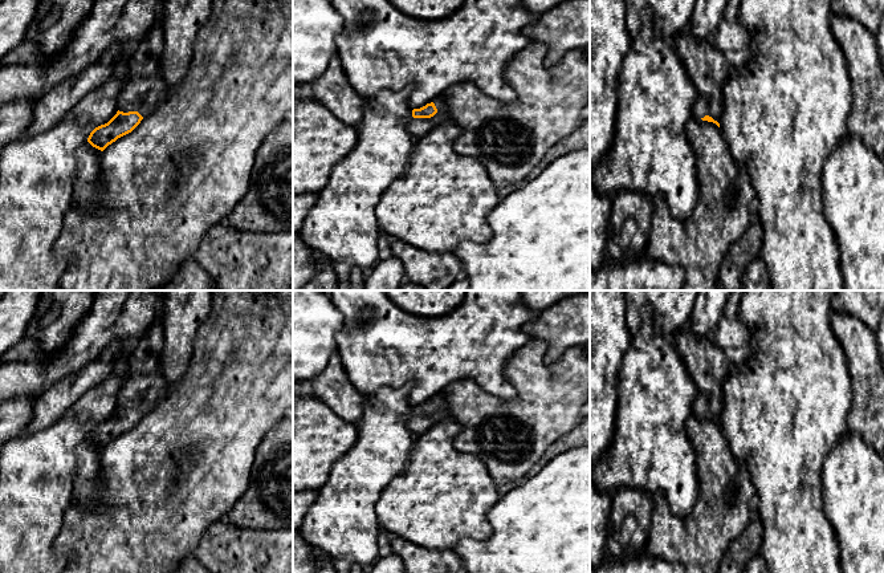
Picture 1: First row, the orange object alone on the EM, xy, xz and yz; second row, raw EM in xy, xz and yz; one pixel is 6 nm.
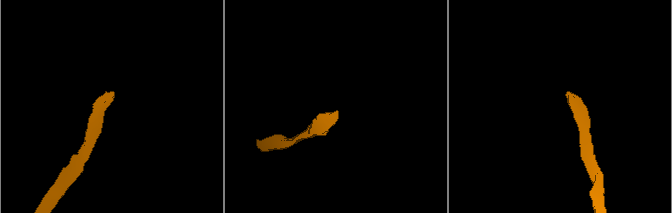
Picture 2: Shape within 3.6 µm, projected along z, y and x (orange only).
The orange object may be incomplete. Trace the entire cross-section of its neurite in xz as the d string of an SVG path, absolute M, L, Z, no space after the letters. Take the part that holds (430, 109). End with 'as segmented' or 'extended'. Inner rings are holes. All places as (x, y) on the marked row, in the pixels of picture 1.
M436 97L431 103L412 110L412 121L407 130L414 138L424 137L428 131L448 119L445 103L441 97Z | extended

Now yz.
M689 25L676 33L671 42L697 93L693 117L720 127L718 119L724 111L722 85L733 72L724 53L712 41L694 38Z | extended

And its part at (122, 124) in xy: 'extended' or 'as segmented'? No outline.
extended

